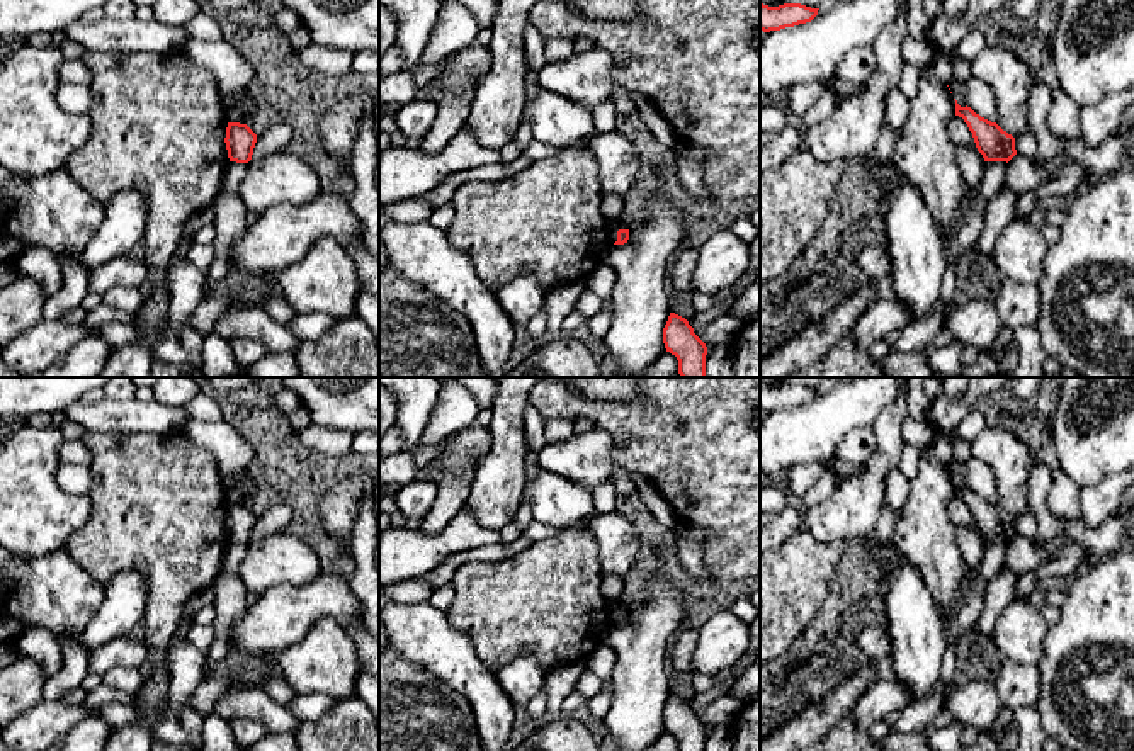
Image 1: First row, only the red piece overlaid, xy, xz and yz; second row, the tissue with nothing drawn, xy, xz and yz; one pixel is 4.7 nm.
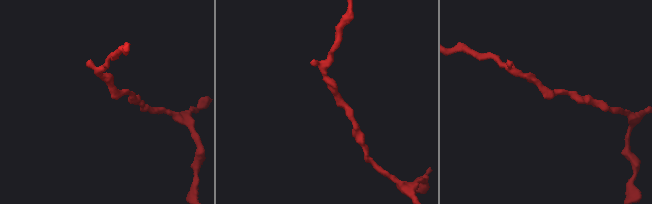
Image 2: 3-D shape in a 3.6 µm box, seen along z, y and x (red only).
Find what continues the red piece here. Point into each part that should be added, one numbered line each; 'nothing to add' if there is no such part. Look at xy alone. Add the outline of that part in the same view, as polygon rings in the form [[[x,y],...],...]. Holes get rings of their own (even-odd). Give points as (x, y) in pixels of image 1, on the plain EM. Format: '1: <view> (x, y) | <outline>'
nothing to add

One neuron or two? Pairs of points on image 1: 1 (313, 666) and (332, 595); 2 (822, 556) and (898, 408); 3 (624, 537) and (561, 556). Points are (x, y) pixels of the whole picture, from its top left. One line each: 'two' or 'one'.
1: two
2: two
3: two

